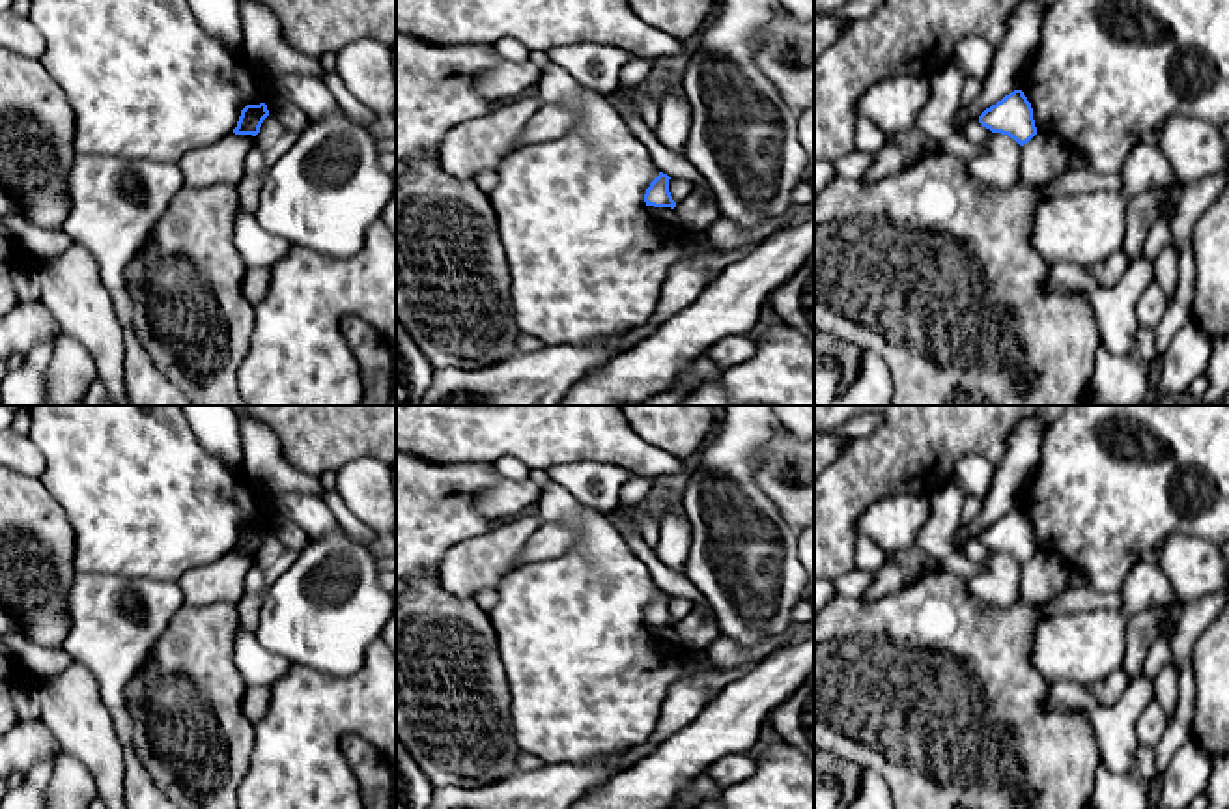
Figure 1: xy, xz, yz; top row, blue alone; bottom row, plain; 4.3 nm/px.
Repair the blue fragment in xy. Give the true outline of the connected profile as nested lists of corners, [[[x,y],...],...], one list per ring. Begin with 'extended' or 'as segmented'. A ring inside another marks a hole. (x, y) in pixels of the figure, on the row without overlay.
as segmented; [[[247,523],[241,529],[237,546],[233,547],[235,553],[252,553],[256,555],[260,551],[260,546],[263,538],[269,534],[267,523]]]

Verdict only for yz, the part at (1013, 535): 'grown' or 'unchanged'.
unchanged

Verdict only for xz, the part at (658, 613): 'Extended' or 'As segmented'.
As segmented

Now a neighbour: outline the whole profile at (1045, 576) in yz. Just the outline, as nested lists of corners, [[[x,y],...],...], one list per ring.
[[[1050,551],[1037,553],[1020,564],[1020,600],[1040,605],[1068,590],[1070,568]]]

